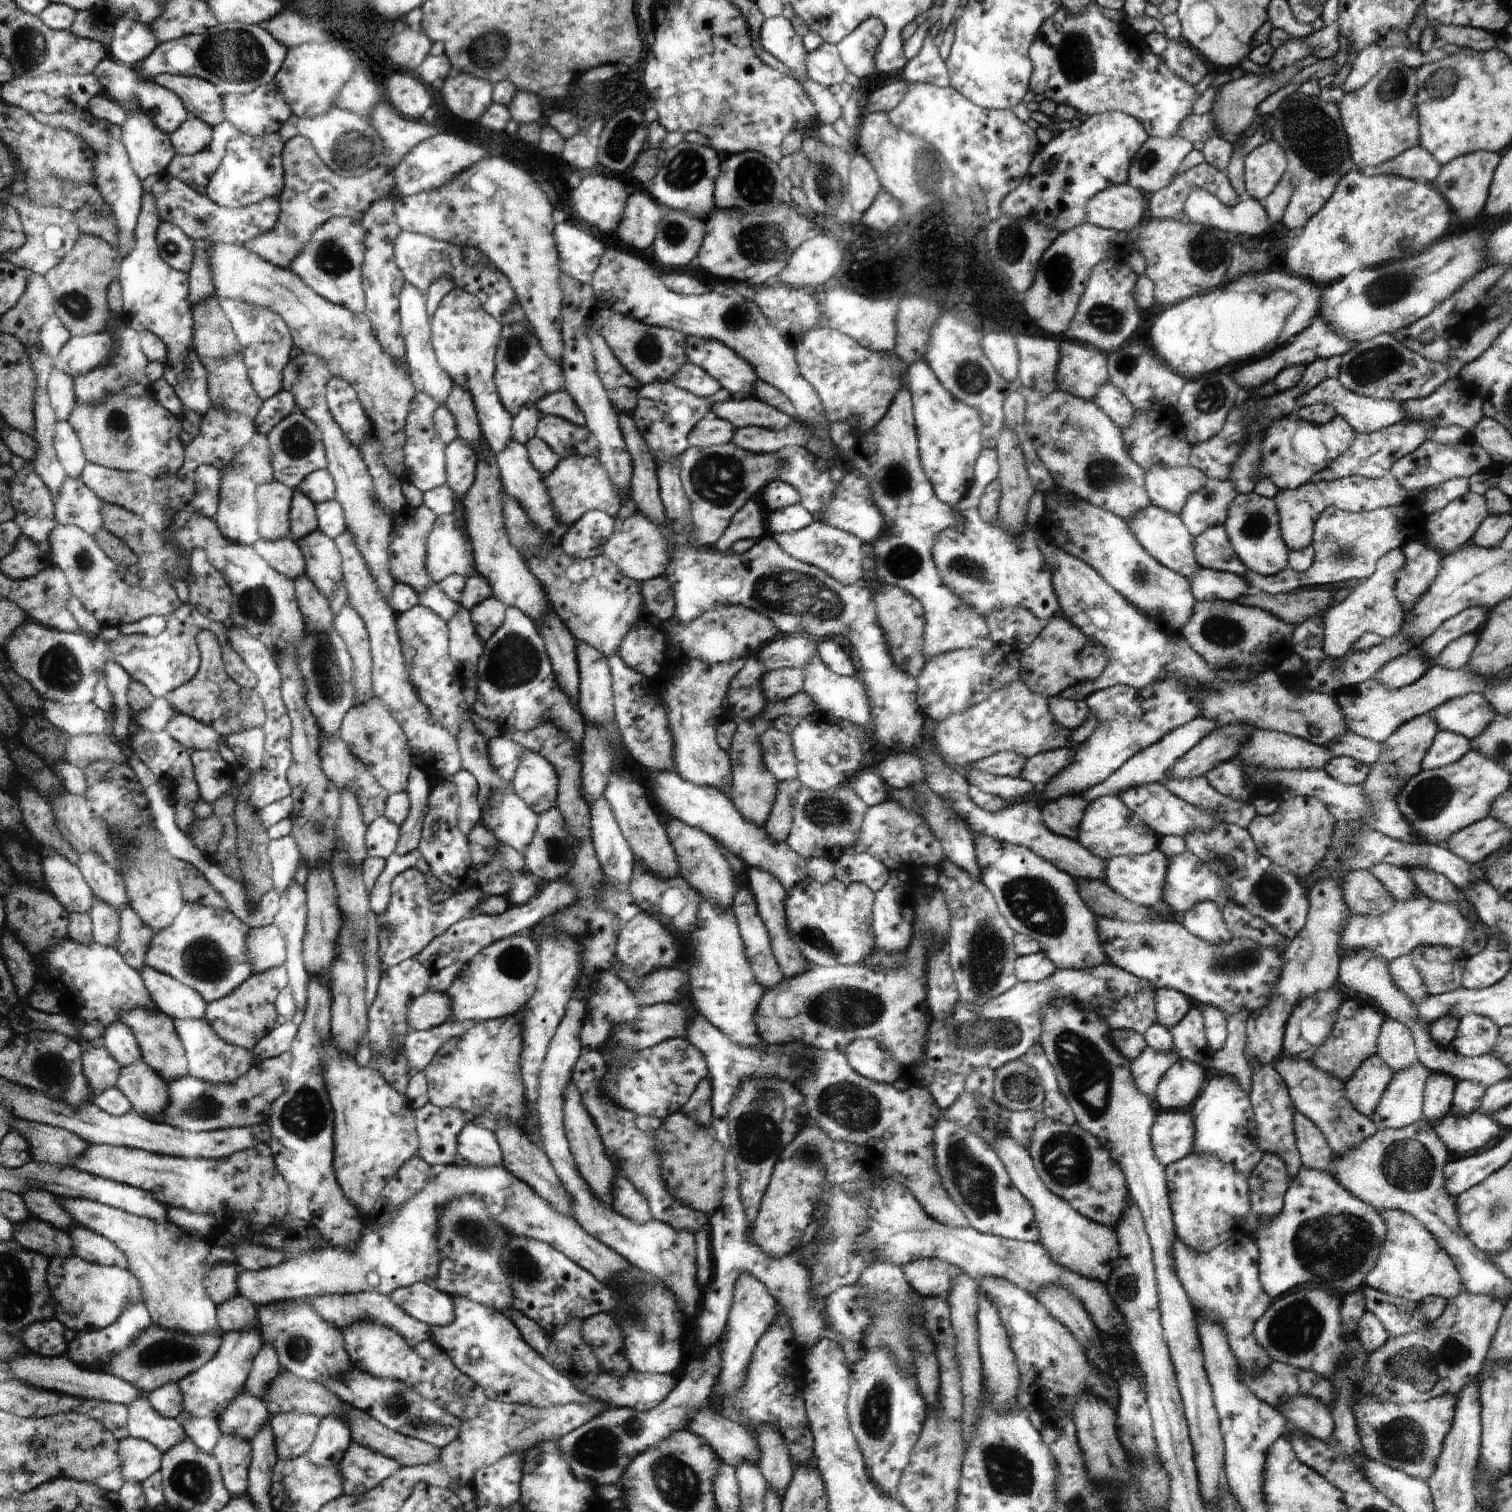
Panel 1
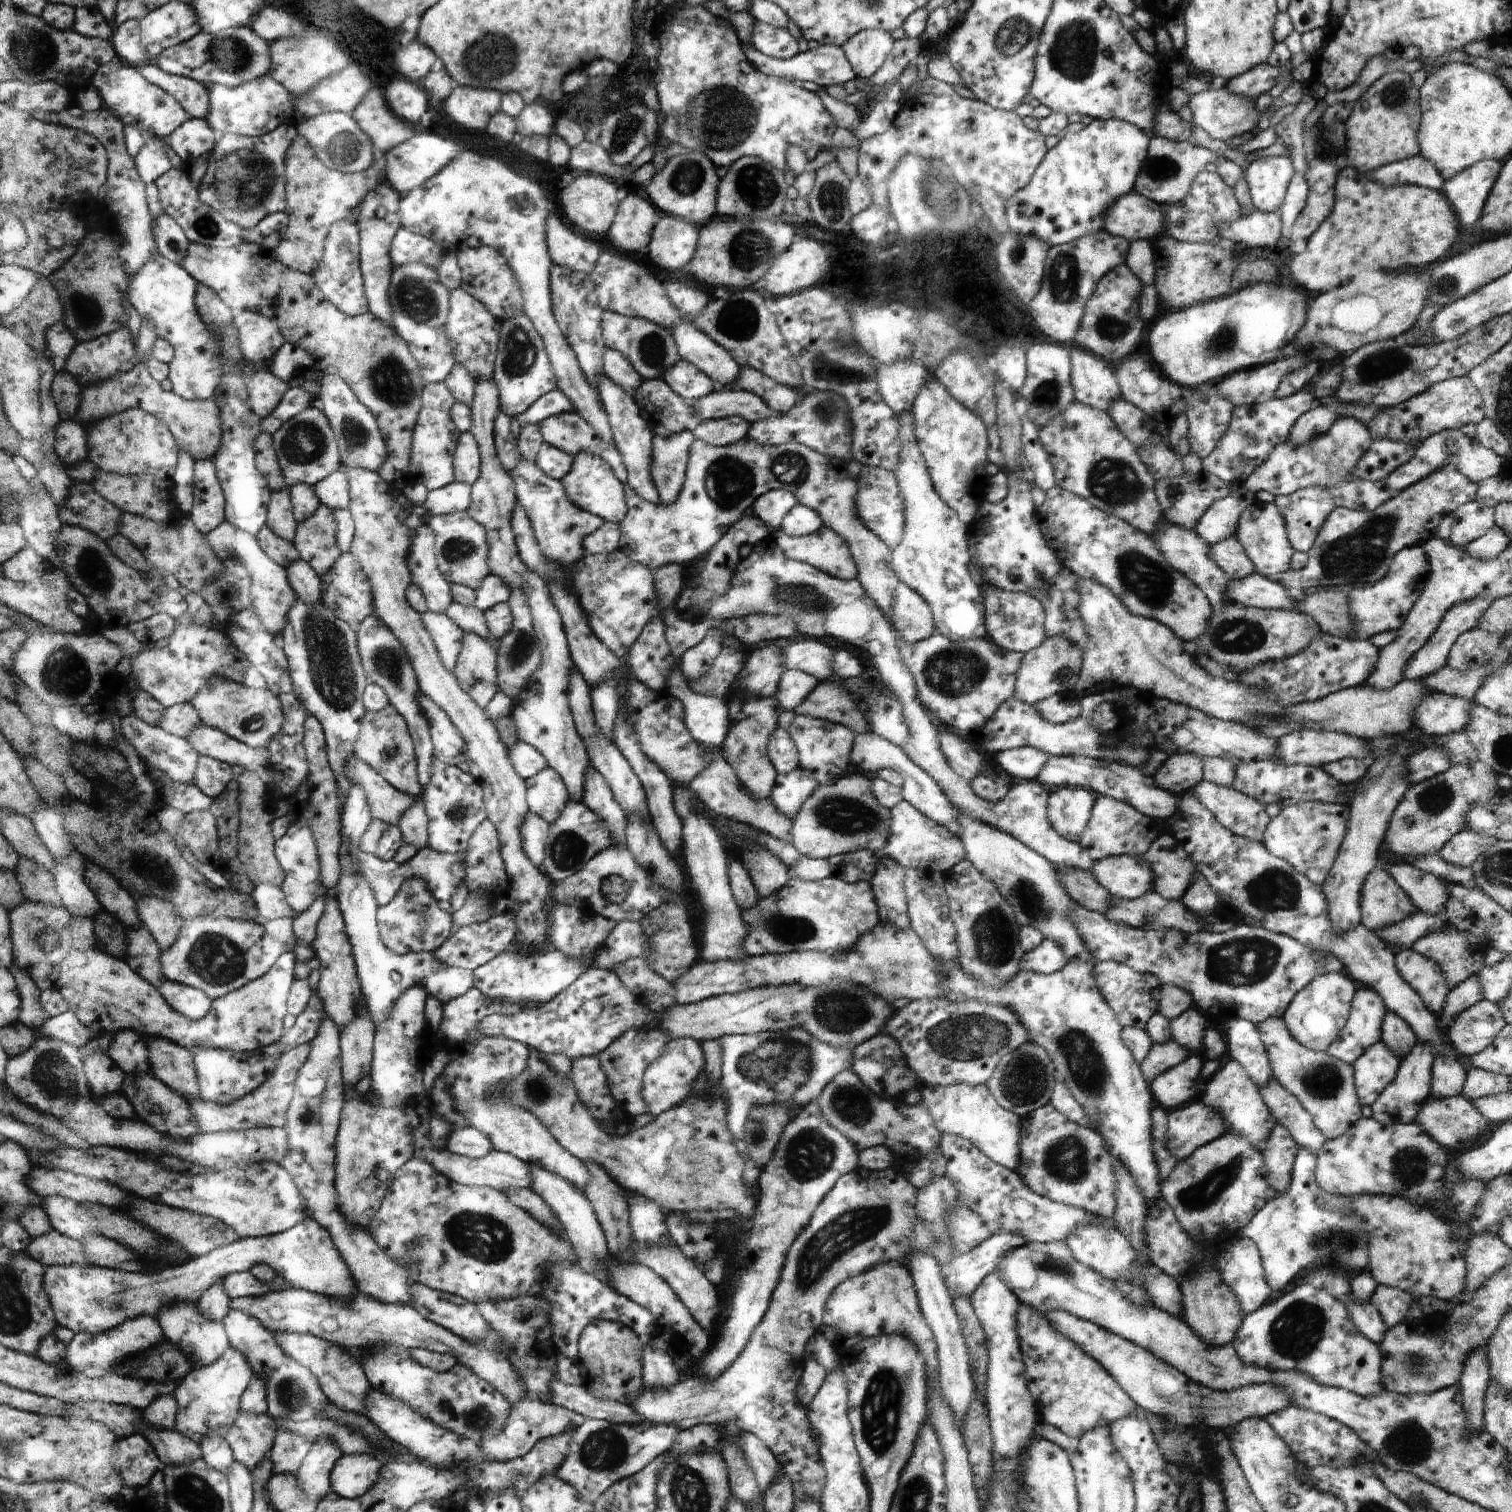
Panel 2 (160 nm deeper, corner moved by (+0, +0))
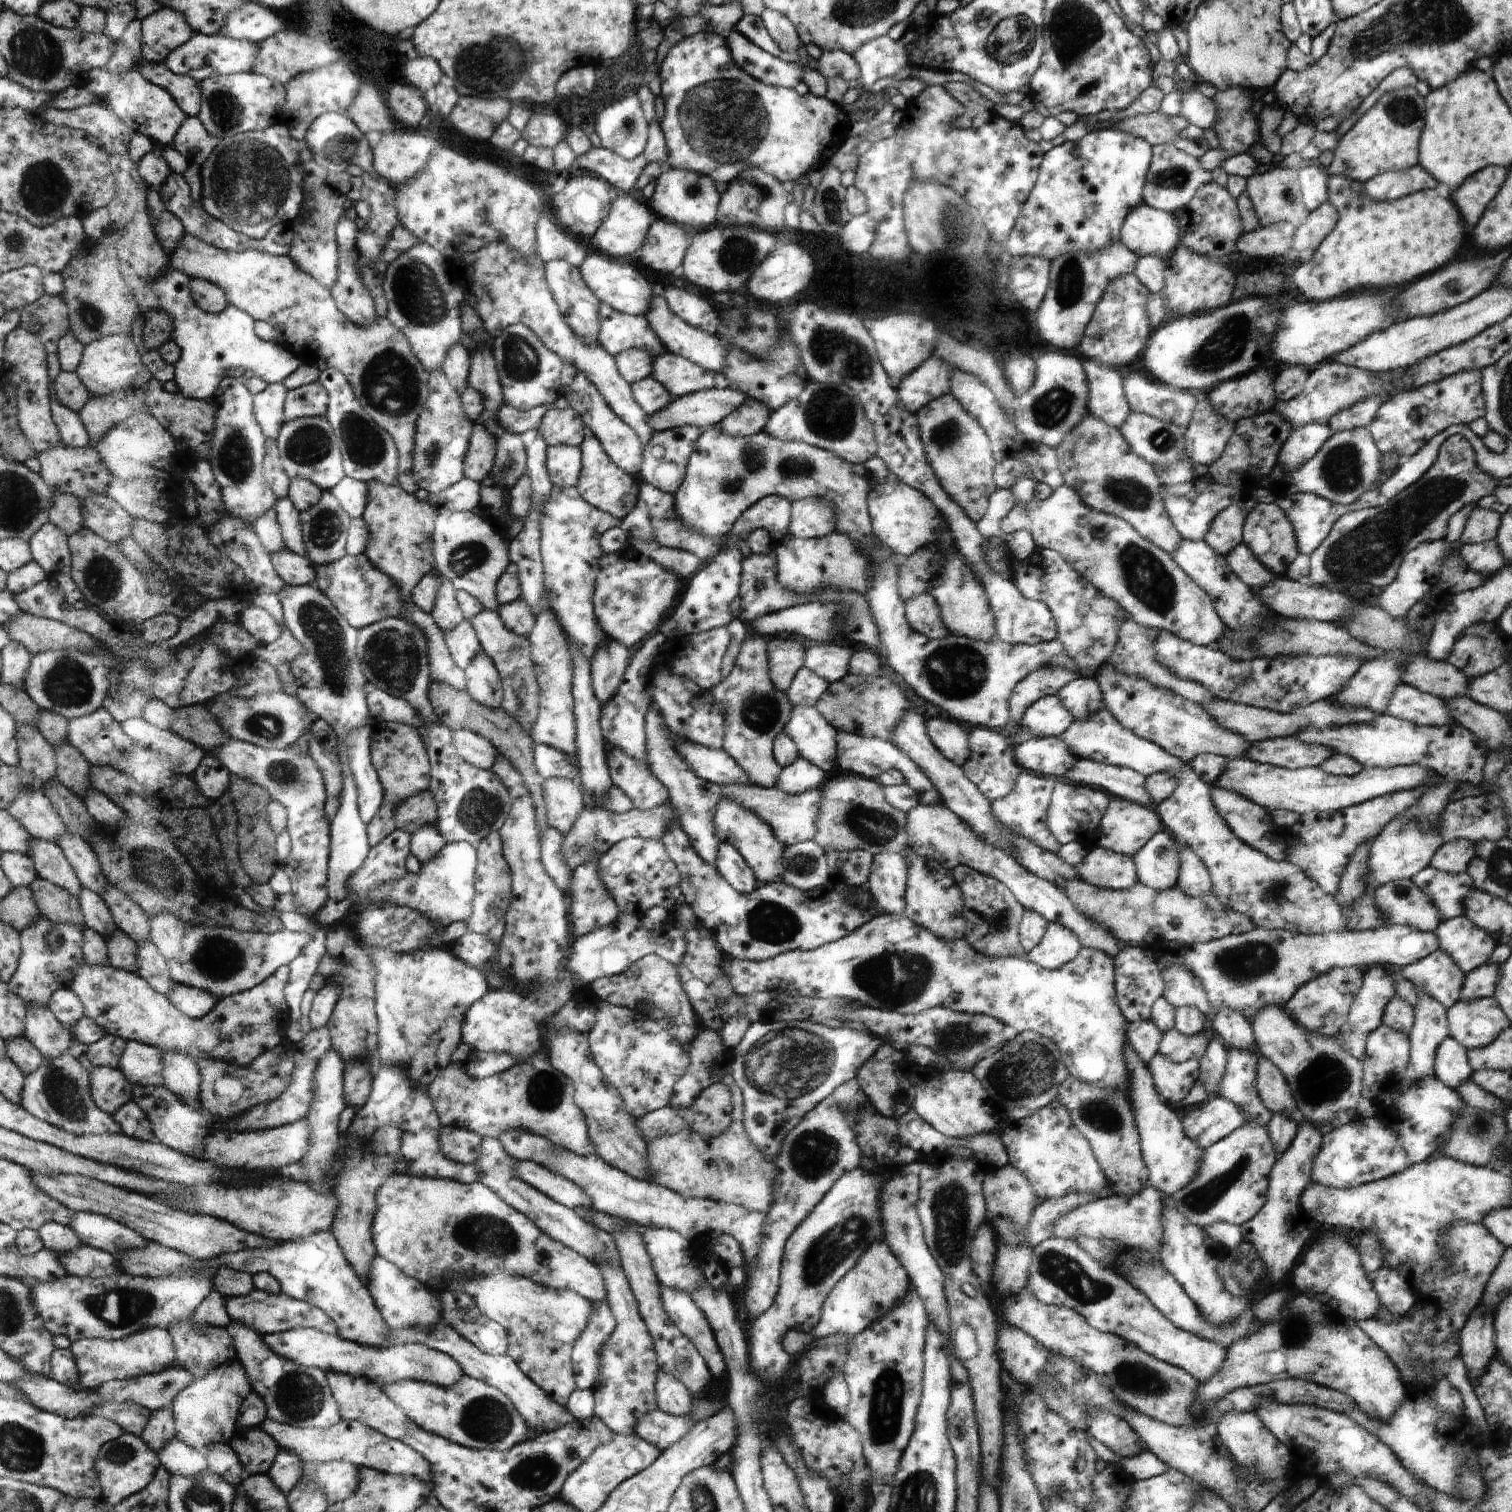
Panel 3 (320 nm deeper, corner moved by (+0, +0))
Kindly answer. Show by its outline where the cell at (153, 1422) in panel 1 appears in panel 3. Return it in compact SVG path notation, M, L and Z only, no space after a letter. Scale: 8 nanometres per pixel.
M178 1437L169 1441L159 1454L162 1464L172 1475L191 1477L210 1470L208 1456Z

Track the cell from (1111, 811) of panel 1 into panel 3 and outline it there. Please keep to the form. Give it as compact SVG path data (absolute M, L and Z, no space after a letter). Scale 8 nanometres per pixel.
M1114 797L1110 806L1105 810L1101 818L1098 831L1098 842L1096 846L1132 857L1133 854L1140 852L1150 838L1158 831L1163 831L1164 826L1154 807L1147 807L1143 804L1128 802L1126 799Z

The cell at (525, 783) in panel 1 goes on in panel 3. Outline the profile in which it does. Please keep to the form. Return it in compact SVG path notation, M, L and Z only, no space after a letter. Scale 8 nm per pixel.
M546 779L545 801L549 826L567 835L585 809L582 788L570 779Z

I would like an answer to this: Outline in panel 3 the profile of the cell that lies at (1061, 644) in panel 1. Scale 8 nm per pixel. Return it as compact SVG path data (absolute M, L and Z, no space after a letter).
M1045 667L1030 673L1016 685L1009 698L1009 720L1020 724L1032 704L1042 697L1056 695L1060 689L1072 682L1074 677L1078 675L1061 667Z

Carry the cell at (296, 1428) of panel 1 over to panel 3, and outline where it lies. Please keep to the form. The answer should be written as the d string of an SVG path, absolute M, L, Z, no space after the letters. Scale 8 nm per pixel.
M280 1449L268 1475L280 1490L288 1494L304 1478L305 1465L304 1460L297 1454Z

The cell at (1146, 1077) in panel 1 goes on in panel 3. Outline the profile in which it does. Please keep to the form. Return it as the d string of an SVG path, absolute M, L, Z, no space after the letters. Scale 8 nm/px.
M1174 1027L1161 1036L1158 1053L1176 1062L1200 1060L1206 1052L1208 1043L1213 1039L1212 1036L1210 1032L1185 1035Z

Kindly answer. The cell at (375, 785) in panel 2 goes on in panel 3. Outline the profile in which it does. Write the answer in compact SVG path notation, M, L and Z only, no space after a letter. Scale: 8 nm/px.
M428 790L422 796L408 798L406 802L402 802L402 806L397 808L396 827L410 834L418 830L422 824L434 826L437 819L436 804L434 804L432 794Z

